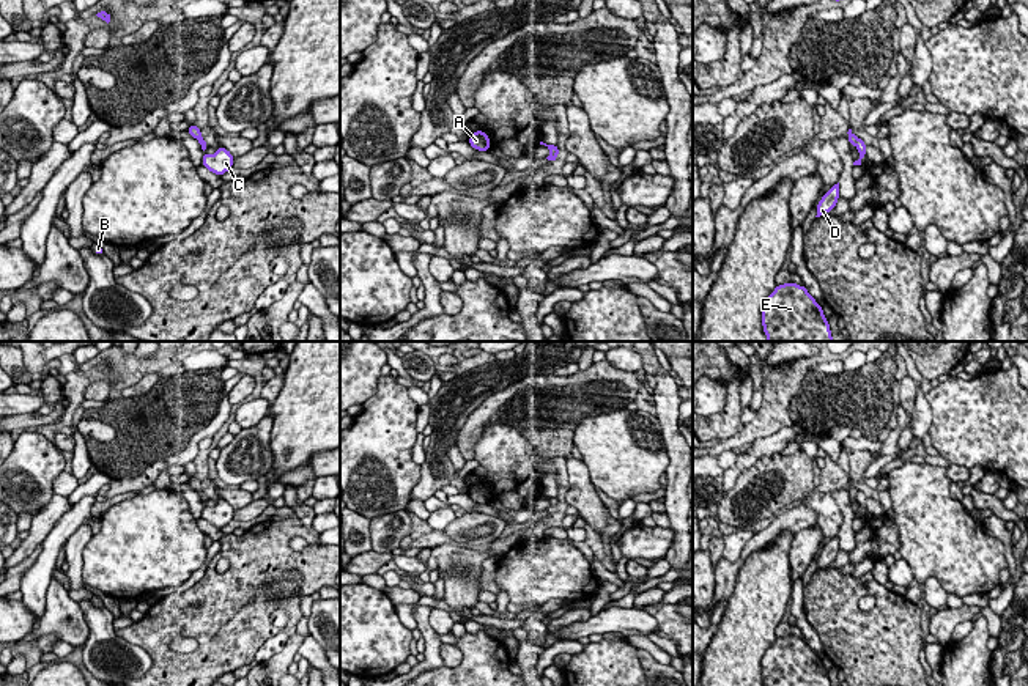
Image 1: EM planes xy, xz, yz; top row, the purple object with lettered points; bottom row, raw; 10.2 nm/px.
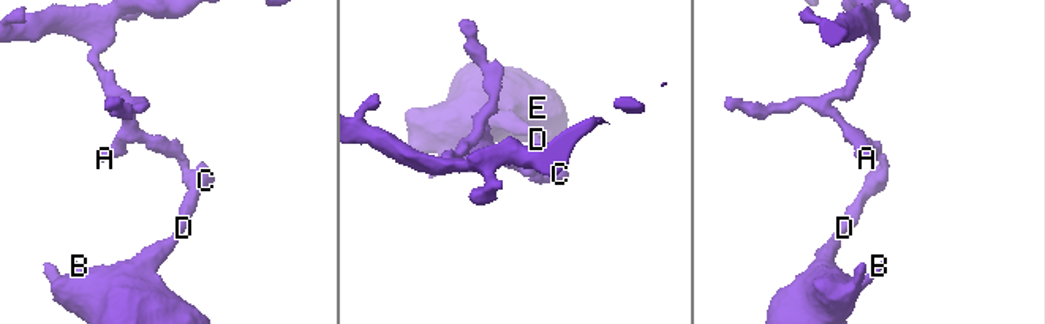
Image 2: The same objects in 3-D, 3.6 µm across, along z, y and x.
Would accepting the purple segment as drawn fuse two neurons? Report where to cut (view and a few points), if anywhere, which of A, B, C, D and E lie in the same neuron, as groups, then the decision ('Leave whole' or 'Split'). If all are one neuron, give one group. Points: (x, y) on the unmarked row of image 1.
Split along yz (858, 491), (855, 497). Groups: A / B C D E. Split

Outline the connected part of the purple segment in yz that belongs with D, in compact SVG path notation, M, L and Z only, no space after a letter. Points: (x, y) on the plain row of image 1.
M838 535L817 555L817 568L815 570L825 568L831 562L834 562L839 549L841 548L839 548L839 535Z

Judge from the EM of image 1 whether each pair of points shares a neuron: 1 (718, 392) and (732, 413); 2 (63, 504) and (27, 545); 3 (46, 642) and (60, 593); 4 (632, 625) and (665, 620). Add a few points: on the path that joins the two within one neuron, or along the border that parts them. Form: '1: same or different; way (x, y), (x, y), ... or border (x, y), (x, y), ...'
1: different; border (709, 375), (726, 384), (726, 405), (712, 416)
2: same; way (52, 513), (36, 534)
3: different; border (38, 638), (55, 634), (60, 639)
4: different; border (643, 609), (655, 620), (655, 633)

